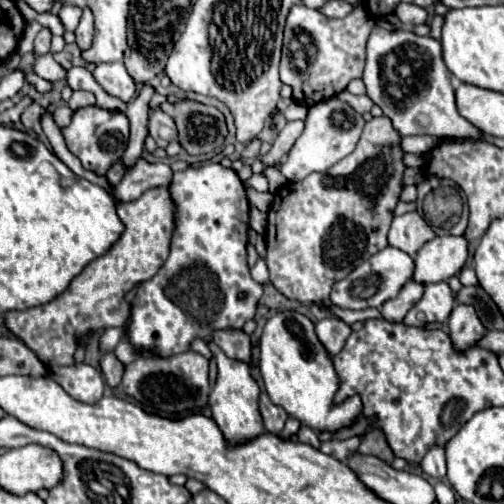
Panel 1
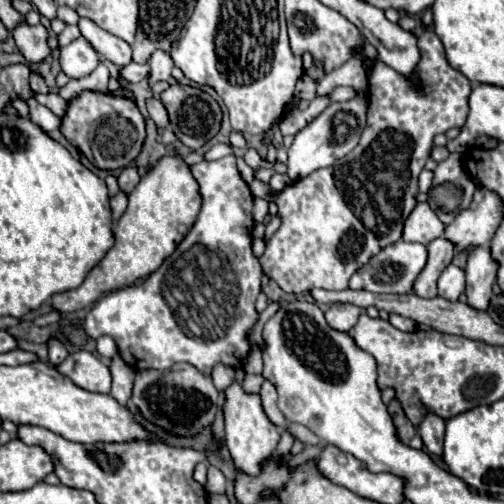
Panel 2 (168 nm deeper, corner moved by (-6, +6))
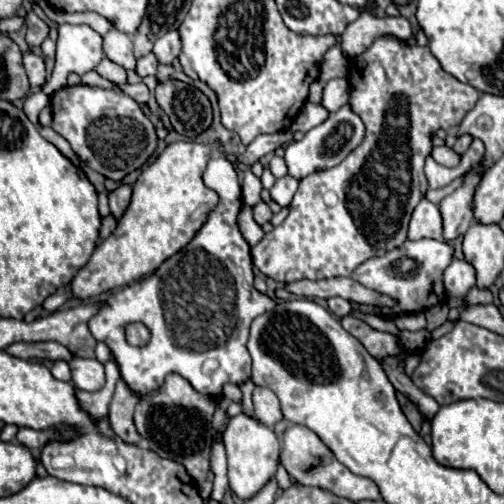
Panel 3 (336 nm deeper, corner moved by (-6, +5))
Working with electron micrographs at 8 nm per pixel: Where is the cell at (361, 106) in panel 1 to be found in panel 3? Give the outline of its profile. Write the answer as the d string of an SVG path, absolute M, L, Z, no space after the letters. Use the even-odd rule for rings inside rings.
M330 79L322 93L322 105L332 113L340 109L340 105L346 105L350 99L350 85L346 79Z

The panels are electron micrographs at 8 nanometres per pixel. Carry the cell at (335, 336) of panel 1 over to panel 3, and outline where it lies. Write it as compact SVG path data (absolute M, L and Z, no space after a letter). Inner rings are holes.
M332 297L332 299L328 299L328 307L330 307L330 311L336 315L336 317L346 317L346 315L352 315L356 309L352 307L352 303L350 301L346 301L346 299L340 299L340 297Z

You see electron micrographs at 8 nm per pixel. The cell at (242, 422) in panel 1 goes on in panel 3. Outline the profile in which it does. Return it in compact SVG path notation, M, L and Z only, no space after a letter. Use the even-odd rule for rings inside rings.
M244 413L230 417L224 431L224 447L228 455L228 483L234 495L250 499L270 477L274 477L280 457L280 441L276 433L270 427L262 425L256 417L248 417Z

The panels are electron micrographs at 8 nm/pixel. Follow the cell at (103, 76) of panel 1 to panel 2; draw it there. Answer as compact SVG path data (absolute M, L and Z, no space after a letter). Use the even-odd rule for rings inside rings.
M130 62L128 66L122 68L122 76L124 76L124 80L128 80L128 82L140 82L140 80L148 78L148 74L150 74L148 64L136 64L136 62Z

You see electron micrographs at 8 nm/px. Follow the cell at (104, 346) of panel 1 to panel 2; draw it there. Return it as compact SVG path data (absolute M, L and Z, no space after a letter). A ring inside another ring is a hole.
M100 336L98 340L96 340L96 350L98 350L98 354L100 356L106 356L106 358L112 358L118 350L116 350L116 342L114 342L114 338L110 338L110 336Z

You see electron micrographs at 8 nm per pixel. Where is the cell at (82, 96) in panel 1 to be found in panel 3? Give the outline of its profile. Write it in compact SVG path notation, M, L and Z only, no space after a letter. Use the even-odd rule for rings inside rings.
M102 59L100 65L96 67L96 71L98 71L104 79L114 81L114 83L118 83L118 85L124 85L124 83L126 83L126 71L124 71L120 65L112 63L110 59Z

